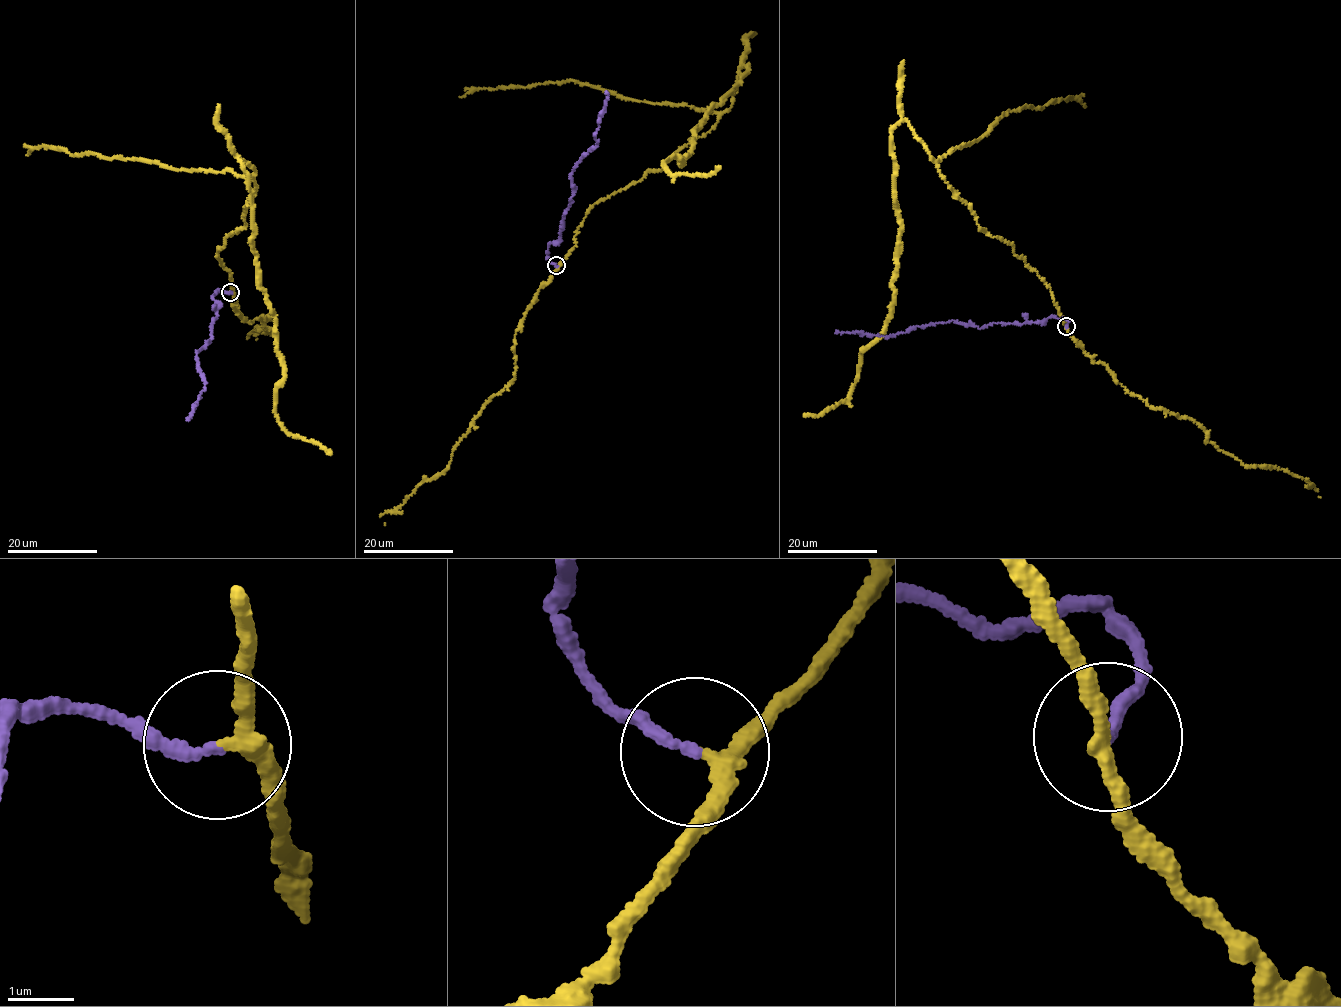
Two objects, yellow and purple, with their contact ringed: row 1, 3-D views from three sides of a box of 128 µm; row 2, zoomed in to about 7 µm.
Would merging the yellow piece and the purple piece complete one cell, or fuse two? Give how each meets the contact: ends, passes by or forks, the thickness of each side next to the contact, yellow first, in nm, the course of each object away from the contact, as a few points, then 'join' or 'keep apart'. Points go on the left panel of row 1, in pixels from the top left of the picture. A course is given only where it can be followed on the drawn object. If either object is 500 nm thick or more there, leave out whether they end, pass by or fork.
yellow passes by | purple ends | 200/160 nm | yellow via (230, 292), (217, 251), (245, 227), (256, 186), (237, 156), (284, 374), (276, 416), (330, 452) | purple via (230, 292), (217, 290), (212, 297), (220, 305), (211, 323), (211, 338), (195, 354), (205, 386), (187, 419) | keep apart

